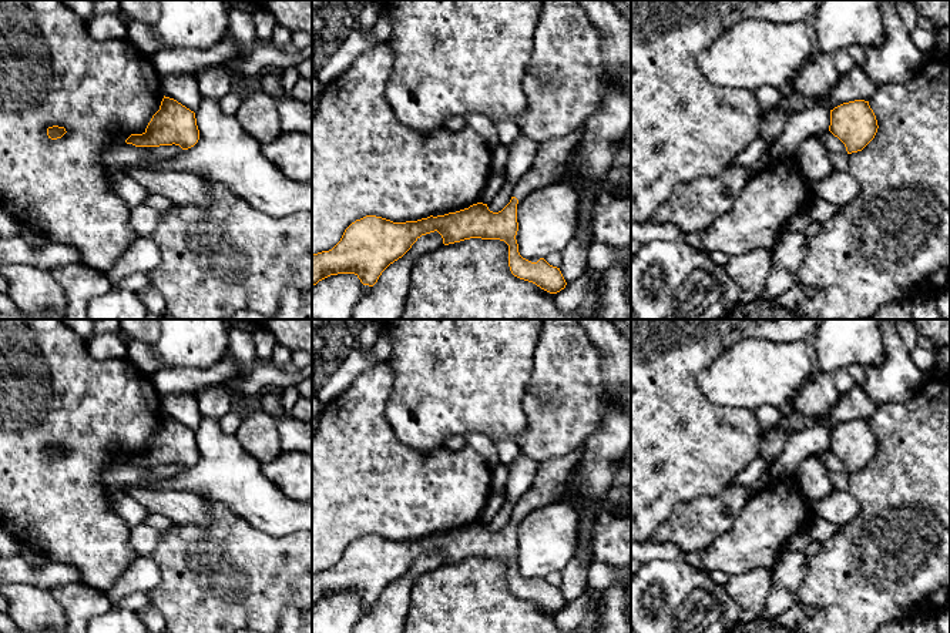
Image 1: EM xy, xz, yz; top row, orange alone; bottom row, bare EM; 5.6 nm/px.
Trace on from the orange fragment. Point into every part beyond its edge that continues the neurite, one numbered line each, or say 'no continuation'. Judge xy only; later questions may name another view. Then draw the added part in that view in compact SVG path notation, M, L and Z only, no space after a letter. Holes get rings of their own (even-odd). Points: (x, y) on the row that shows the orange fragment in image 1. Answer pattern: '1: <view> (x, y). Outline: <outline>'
no continuation

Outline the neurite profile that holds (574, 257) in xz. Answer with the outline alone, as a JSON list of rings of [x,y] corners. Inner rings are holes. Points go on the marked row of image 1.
[[[574,240],[561,252],[560,271],[567,284],[574,282],[580,275],[583,275],[590,244],[591,242]]]

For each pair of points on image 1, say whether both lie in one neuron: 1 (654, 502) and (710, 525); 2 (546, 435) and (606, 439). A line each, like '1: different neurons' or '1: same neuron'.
1: different neurons
2: different neurons

